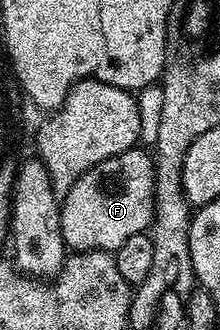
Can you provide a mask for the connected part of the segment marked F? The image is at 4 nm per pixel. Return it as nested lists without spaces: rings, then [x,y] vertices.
[[[134,148],[108,158],[101,172],[98,186],[96,173],[84,174],[60,203],[61,231],[70,251],[116,252],[123,244],[127,244],[127,240],[131,240],[131,236],[144,234],[152,227],[156,192],[154,155],[149,152],[144,154],[141,148]]]

